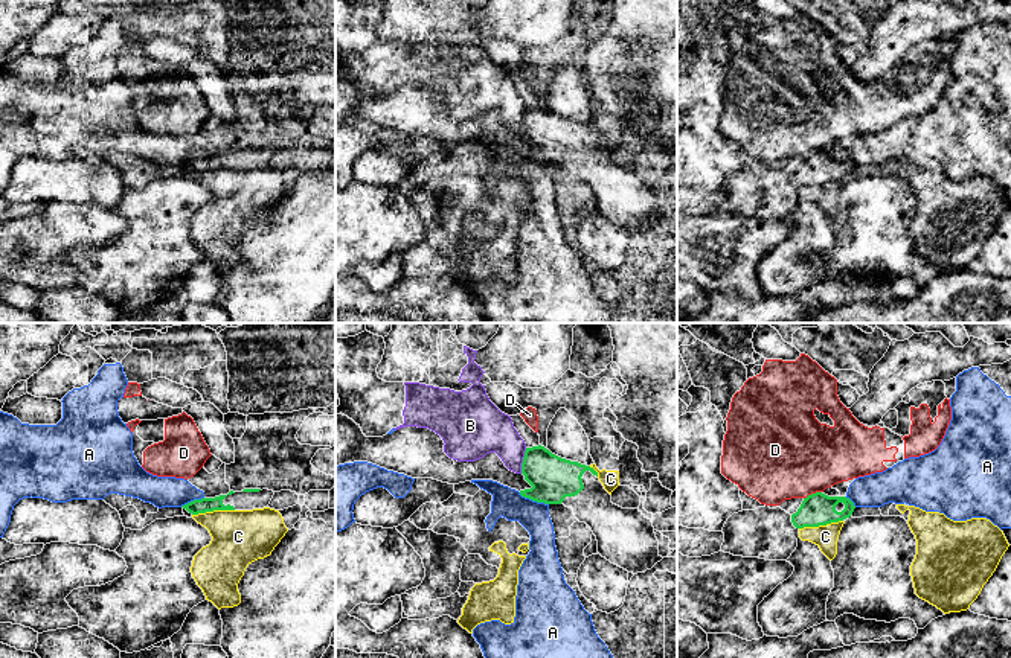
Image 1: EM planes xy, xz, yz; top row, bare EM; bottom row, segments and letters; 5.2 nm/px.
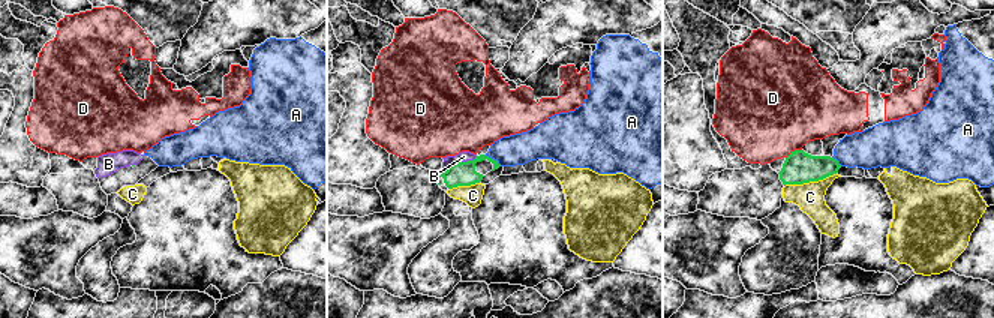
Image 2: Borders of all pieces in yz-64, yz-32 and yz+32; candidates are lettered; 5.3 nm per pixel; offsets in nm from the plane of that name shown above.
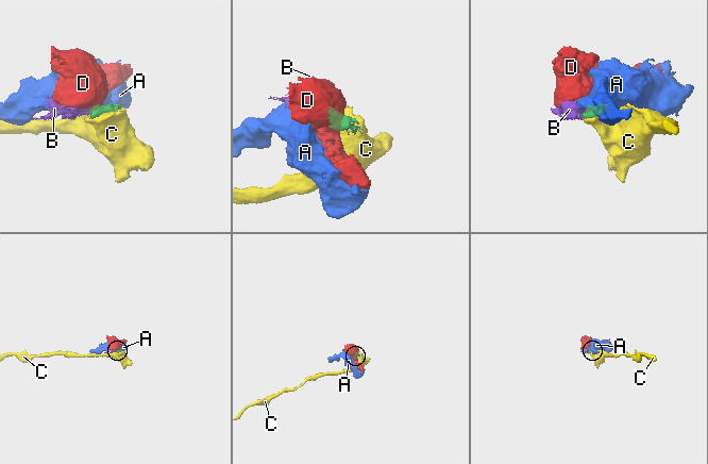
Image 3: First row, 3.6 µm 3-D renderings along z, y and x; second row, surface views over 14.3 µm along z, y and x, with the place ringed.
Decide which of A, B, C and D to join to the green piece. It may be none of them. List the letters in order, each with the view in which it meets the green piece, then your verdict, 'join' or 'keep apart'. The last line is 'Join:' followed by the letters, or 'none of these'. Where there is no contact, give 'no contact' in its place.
A: meets green in xz; keep apart
B: meets green in xz; keep apart
C: meets green in yz; keep apart
D: meets green in yz; keep apart
Join: none of these

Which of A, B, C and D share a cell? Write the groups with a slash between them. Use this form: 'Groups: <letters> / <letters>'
Groups: A B / C / D

